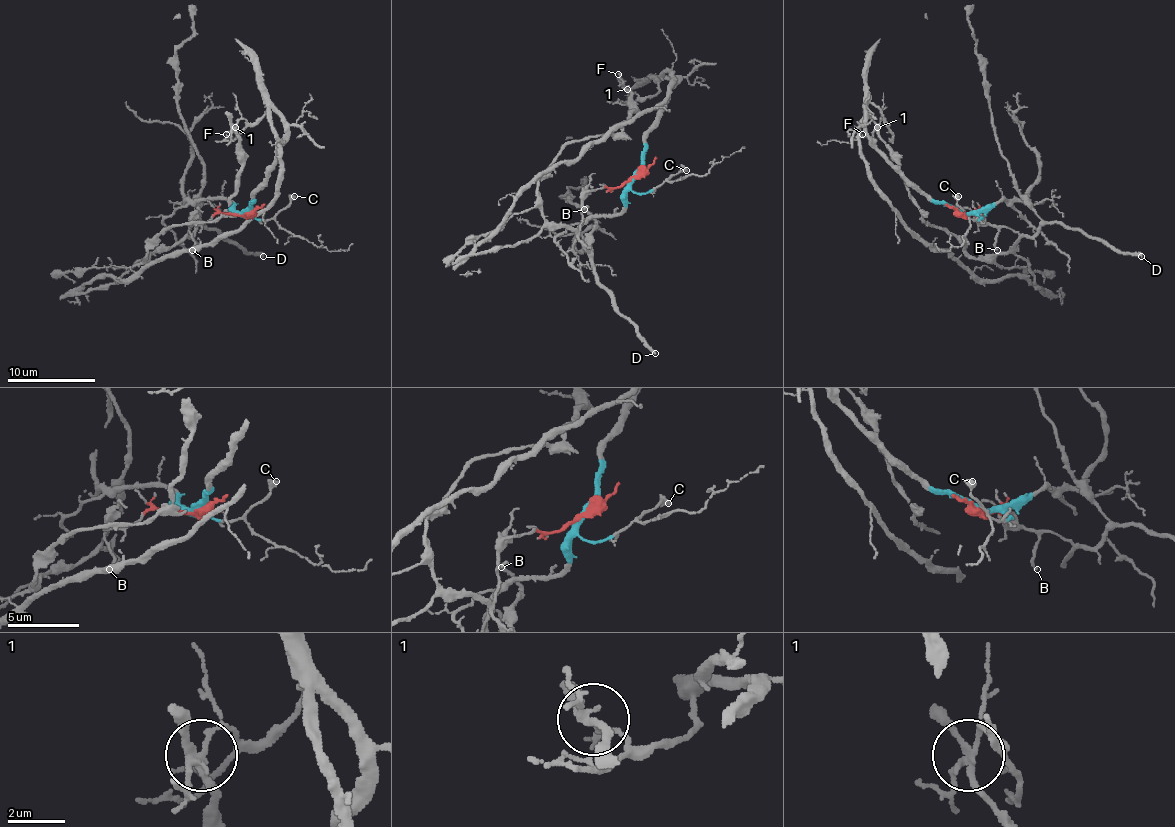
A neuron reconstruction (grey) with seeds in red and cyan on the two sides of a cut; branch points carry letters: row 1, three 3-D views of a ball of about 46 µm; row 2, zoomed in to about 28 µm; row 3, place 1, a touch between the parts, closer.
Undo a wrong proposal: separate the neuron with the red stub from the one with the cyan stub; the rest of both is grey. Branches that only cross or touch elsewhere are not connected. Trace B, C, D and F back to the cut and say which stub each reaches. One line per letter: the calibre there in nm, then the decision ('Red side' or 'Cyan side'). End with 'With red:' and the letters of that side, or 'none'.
B: Thickness 180 nm. Red side
C: Thickness 440 nm. Cyan side
D: Thickness 280 nm. Red side
F: Thickness 140 nm. Cyan side
With red: B, D

